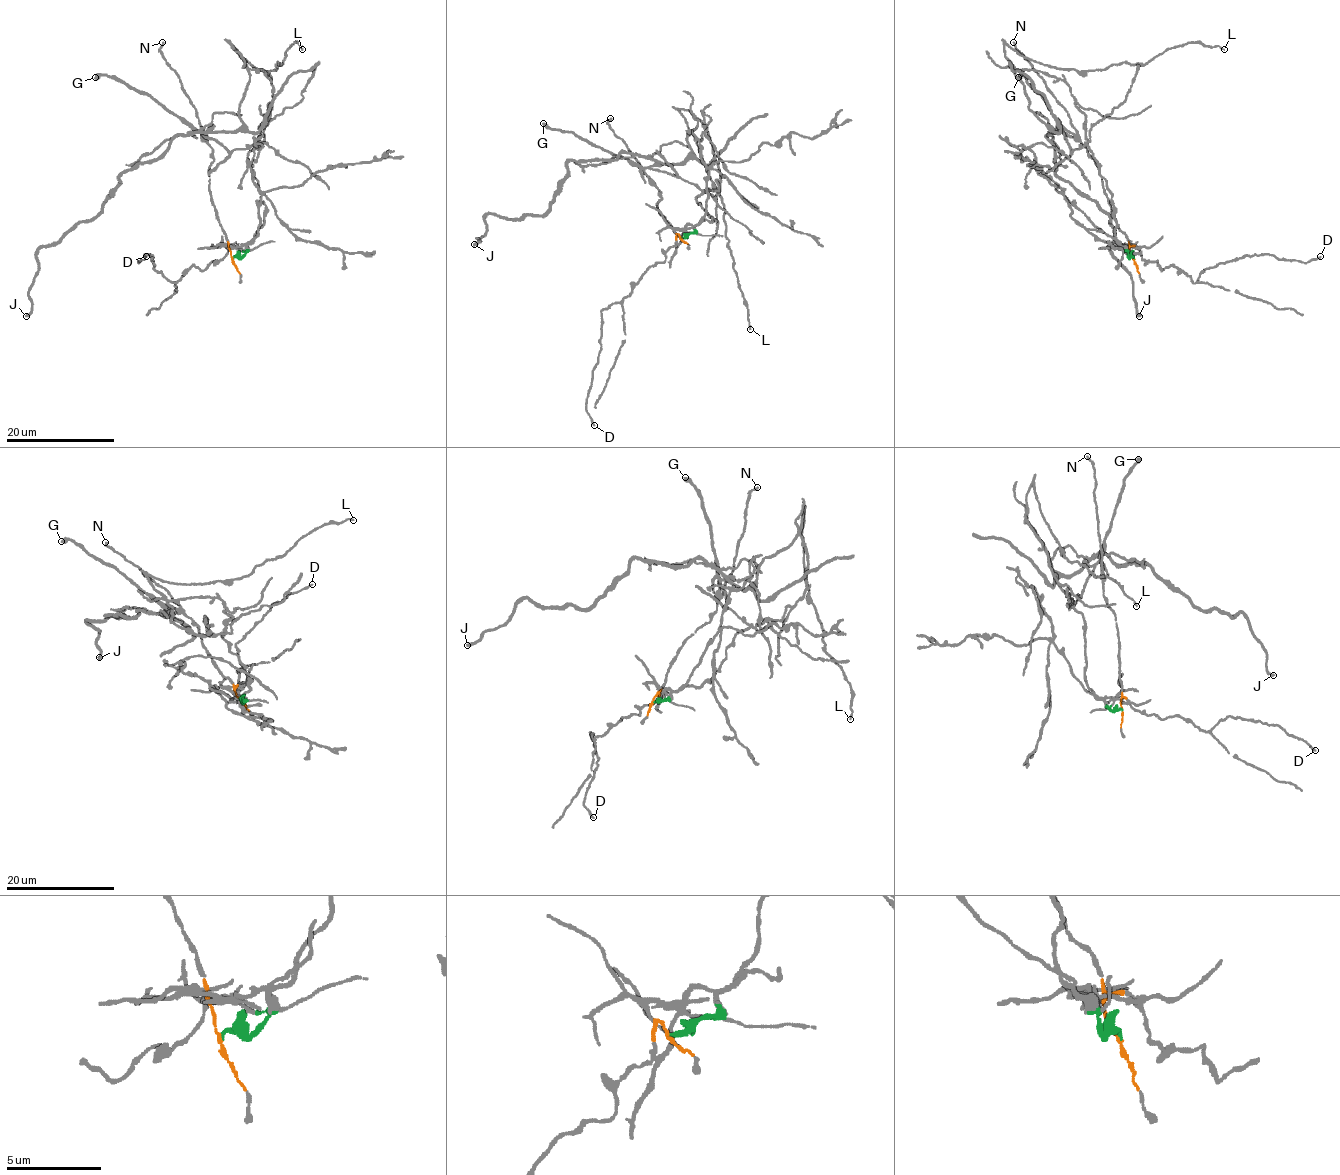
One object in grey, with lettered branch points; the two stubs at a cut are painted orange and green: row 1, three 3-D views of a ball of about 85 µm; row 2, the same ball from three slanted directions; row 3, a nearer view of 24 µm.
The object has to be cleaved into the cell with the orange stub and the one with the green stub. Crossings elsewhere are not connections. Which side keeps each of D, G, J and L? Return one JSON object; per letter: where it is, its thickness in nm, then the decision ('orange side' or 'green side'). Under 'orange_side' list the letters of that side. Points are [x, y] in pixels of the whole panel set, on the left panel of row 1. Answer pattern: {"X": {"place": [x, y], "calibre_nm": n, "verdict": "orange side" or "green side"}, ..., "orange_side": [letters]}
{"D": {"place": [146, 256], "calibre_nm": 140, "verdict": "orange side"}, "G": {"place": [95, 77], "calibre_nm": 460, "verdict": "green side"}, "J": {"place": [26, 316], "calibre_nm": 340, "verdict": "green side"}, "L": {"place": [302, 49], "calibre_nm": 160, "verdict": "green side"}, "orange_side": ["D"]}

